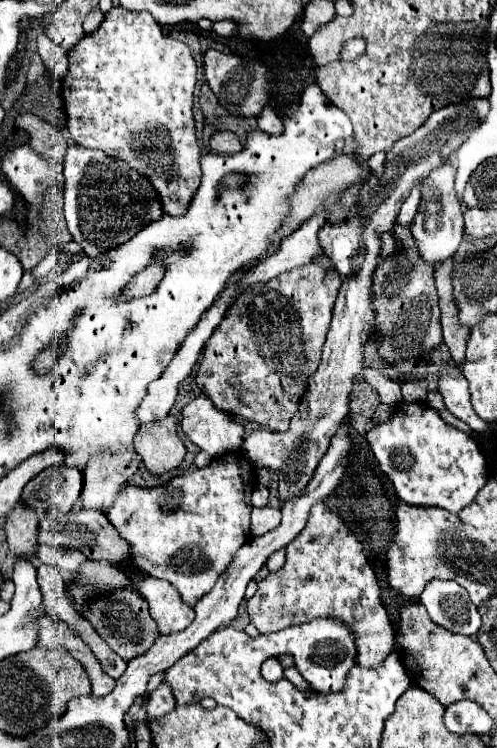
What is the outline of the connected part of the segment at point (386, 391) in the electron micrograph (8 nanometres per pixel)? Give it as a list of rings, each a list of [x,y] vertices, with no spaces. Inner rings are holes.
[[[366,367],[366,369],[362,371],[362,377],[364,377],[364,381],[366,381],[372,389],[378,391],[382,403],[386,403],[386,405],[396,405],[396,403],[402,401],[402,393],[400,393],[400,383],[398,383],[398,381],[394,381],[394,379],[390,379],[390,377],[384,377],[382,373],[378,373],[378,371],[372,369],[372,367]]]

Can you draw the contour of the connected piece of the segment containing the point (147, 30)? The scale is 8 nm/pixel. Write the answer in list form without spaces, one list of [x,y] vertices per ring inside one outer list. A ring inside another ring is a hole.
[[[112,7],[100,27],[68,51],[68,73],[58,87],[74,143],[100,149],[140,171],[154,187],[162,209],[178,215],[202,177],[192,115],[194,85],[196,61],[188,45],[164,35],[150,13]]]

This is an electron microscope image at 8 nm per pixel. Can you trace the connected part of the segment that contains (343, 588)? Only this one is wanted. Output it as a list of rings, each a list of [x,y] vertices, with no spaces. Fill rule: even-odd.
[[[316,503],[310,509],[310,517],[306,527],[298,533],[298,537],[286,547],[286,563],[280,571],[270,573],[264,581],[258,583],[258,591],[248,601],[250,621],[256,625],[260,633],[274,633],[286,629],[290,625],[308,623],[312,619],[340,619],[352,629],[354,645],[356,645],[356,663],[358,665],[378,665],[386,653],[392,651],[394,645],[394,629],[390,625],[388,613],[380,603],[380,587],[372,567],[368,565],[366,555],[362,553],[362,545],[356,535],[342,523],[342,519],[328,511],[326,503]]]

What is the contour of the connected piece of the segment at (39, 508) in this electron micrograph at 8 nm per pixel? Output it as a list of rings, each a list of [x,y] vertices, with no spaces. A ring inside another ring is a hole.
[[[52,465],[30,479],[22,491],[20,501],[32,507],[38,515],[56,505],[62,511],[70,511],[82,493],[82,471],[76,467]]]

